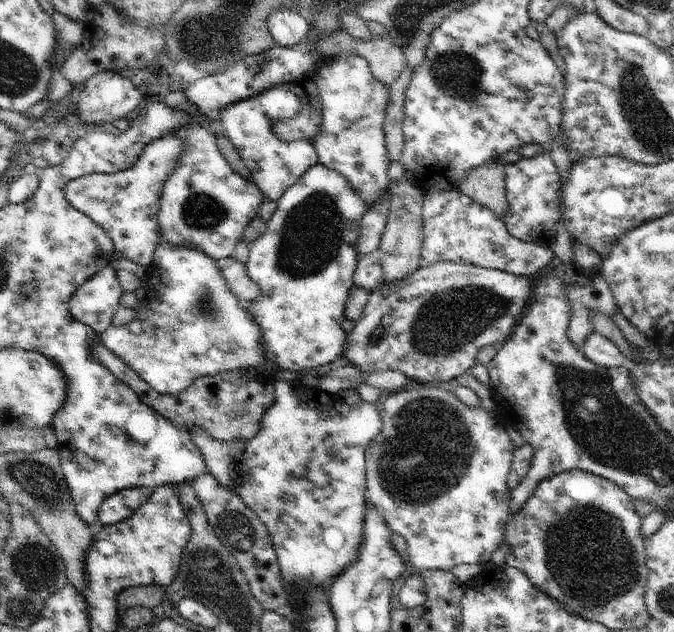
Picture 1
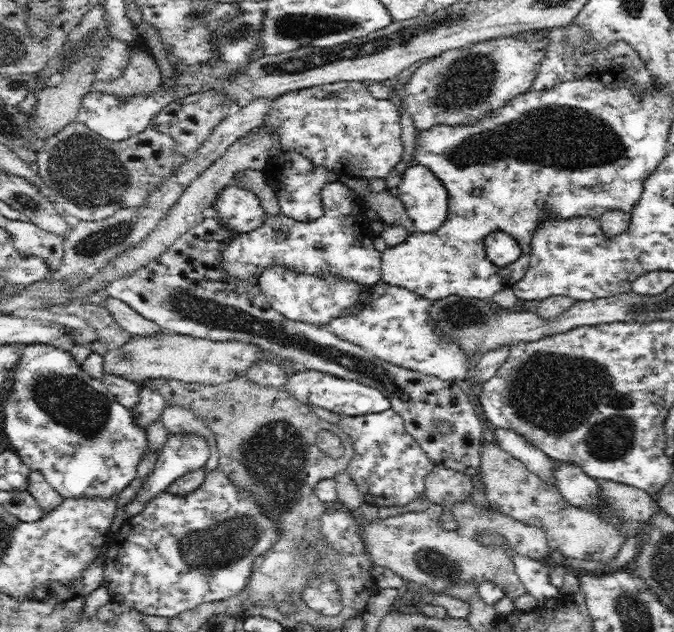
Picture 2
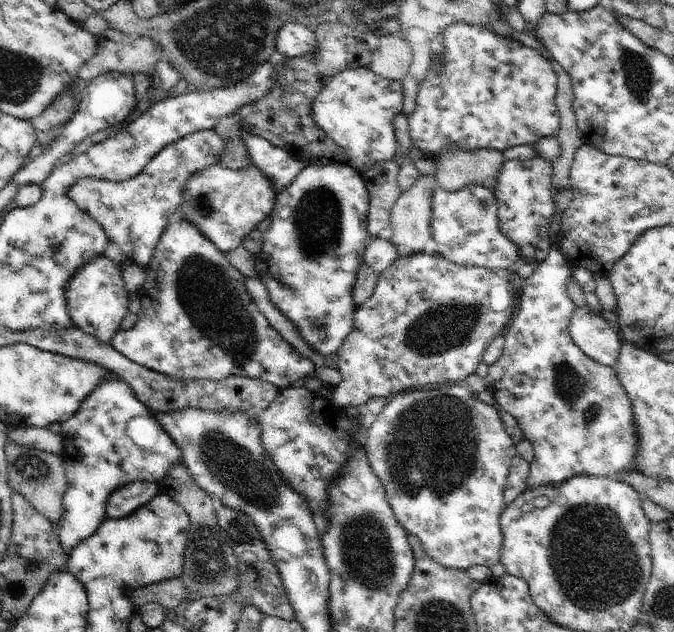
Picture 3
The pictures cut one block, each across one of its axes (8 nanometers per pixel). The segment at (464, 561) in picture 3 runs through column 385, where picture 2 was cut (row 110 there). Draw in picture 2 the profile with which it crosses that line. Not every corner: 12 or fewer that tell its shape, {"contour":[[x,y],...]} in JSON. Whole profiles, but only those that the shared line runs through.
{"contour":[[549,36],[442,52],[396,99],[416,134],[475,123],[532,88]]}

